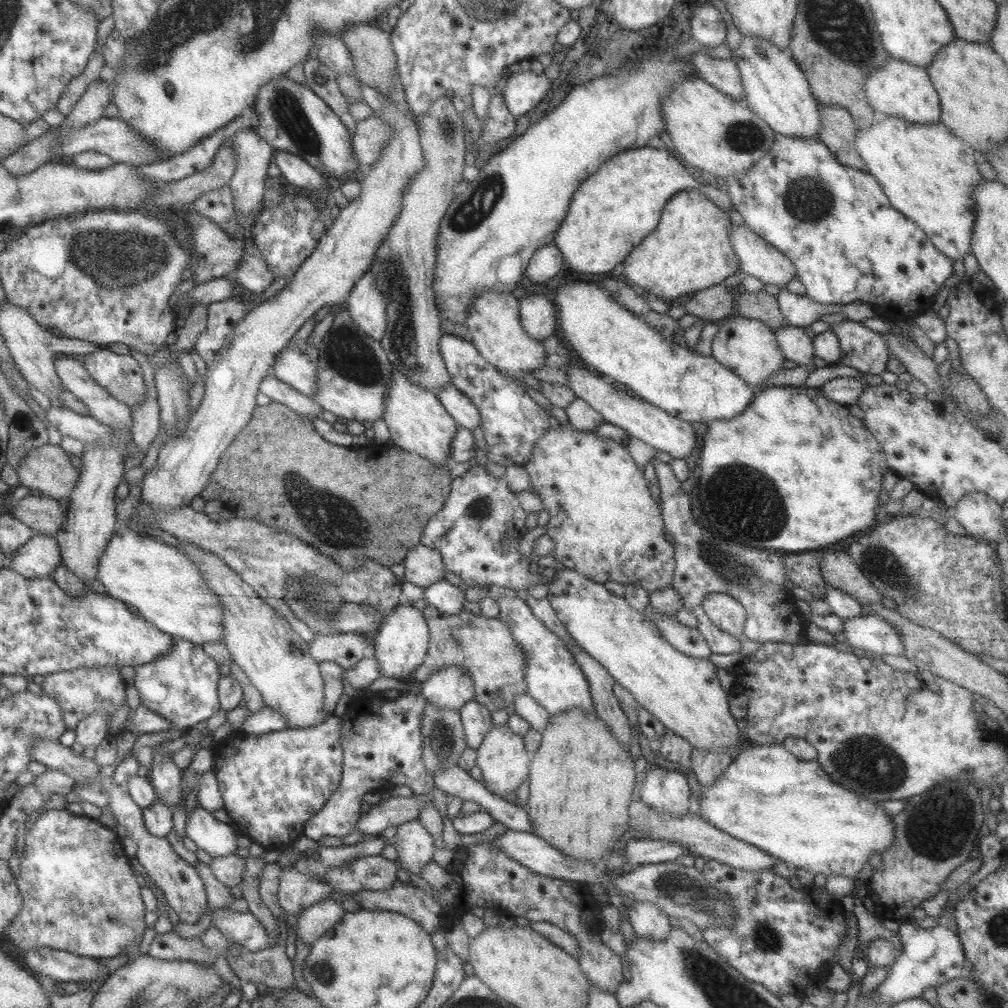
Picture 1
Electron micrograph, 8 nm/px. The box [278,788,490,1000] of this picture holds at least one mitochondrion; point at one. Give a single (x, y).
(323, 971)

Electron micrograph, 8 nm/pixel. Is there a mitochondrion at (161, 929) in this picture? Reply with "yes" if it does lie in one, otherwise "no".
no

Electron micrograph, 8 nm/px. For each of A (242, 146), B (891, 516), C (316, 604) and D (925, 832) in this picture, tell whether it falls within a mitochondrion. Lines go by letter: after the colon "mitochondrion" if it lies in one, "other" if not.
A: other
B: other
C: mitochondrion
D: mitochondrion

